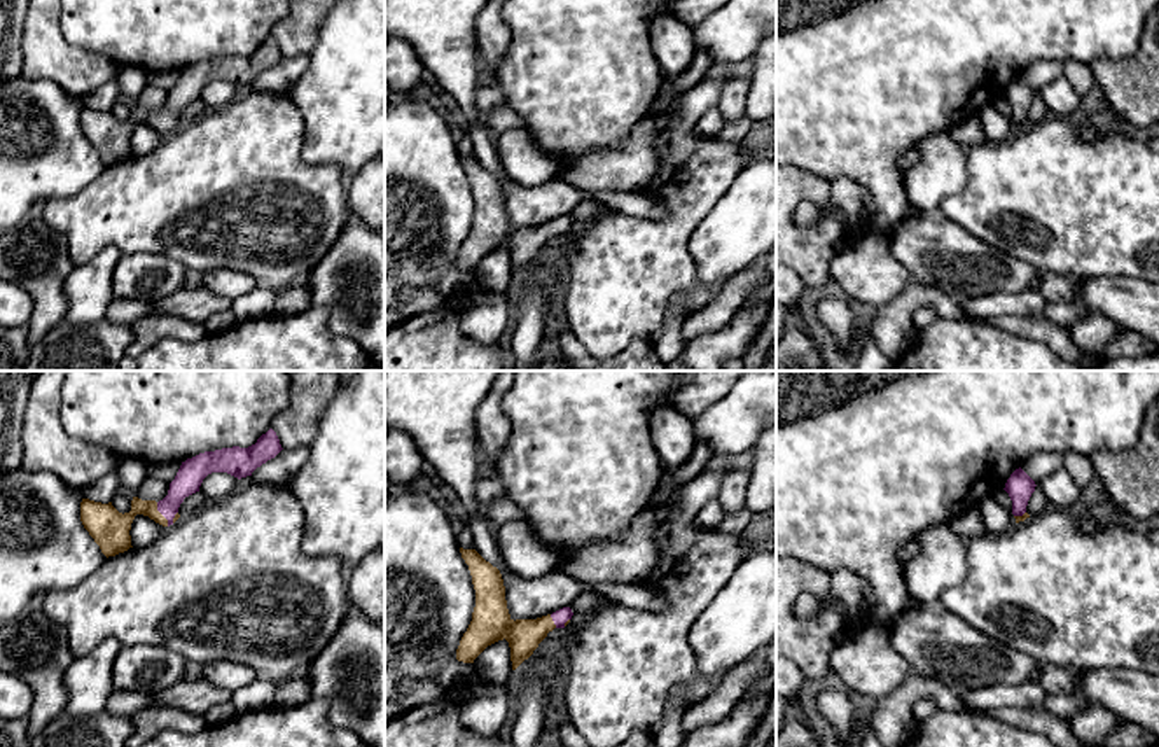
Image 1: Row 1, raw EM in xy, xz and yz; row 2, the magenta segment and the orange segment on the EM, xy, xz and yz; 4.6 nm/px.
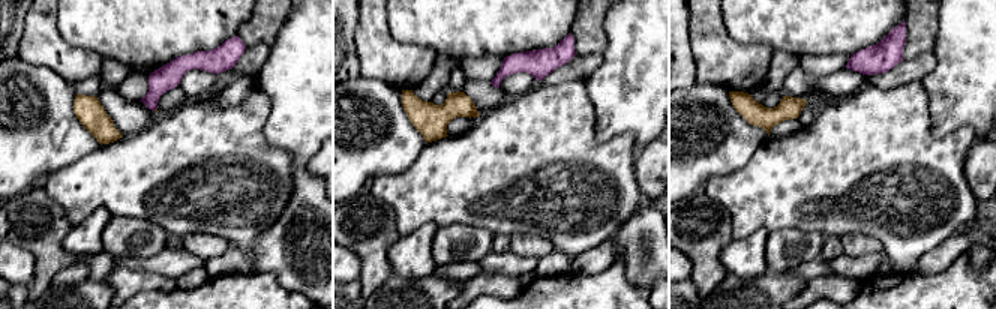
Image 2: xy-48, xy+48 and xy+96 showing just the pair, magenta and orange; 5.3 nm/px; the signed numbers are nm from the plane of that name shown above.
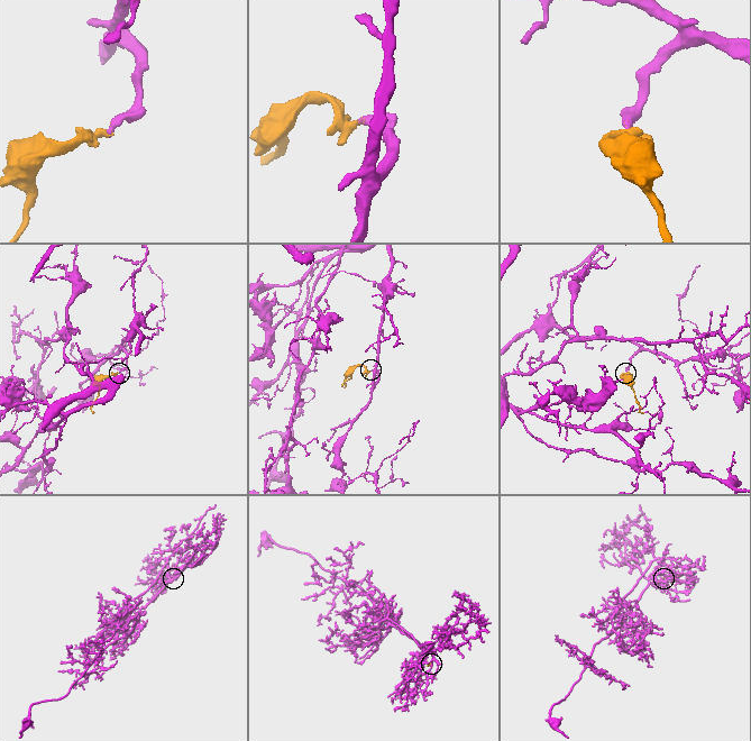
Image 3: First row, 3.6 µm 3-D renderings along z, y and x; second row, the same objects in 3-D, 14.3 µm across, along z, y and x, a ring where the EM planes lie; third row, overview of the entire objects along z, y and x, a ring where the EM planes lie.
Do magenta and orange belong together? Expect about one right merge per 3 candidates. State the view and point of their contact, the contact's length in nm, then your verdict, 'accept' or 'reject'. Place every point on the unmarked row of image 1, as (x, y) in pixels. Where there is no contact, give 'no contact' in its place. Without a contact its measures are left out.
meets magenta in xy at (161, 121); contact 130 nm long; accept

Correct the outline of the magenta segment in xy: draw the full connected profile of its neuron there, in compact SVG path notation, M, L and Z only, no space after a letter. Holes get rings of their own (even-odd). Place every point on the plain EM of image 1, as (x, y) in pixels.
M269 37L248 56L232 54L199 61L182 70L163 108L156 110L133 105L131 119L122 122L112 110L101 112L82 107L80 129L101 161L107 166L115 164L133 156L129 138L136 122L149 124L156 131L170 135L180 126L178 115L184 107L199 100L208 82L227 80L241 87L252 84L257 75L274 66L281 58L276 40Z

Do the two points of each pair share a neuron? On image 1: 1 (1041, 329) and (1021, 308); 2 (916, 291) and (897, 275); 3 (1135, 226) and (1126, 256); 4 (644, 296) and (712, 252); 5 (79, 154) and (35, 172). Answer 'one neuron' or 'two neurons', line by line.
1: two neurons
2: two neurons
3: one neuron
4: two neurons
5: one neuron

